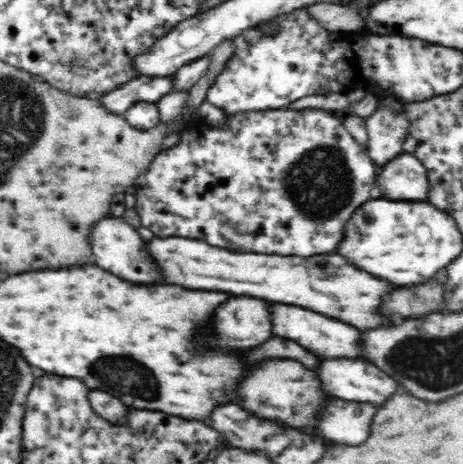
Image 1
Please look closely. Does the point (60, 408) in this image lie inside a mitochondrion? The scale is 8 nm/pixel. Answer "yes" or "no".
no

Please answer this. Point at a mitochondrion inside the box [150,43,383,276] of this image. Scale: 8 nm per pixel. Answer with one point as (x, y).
(322, 180)

